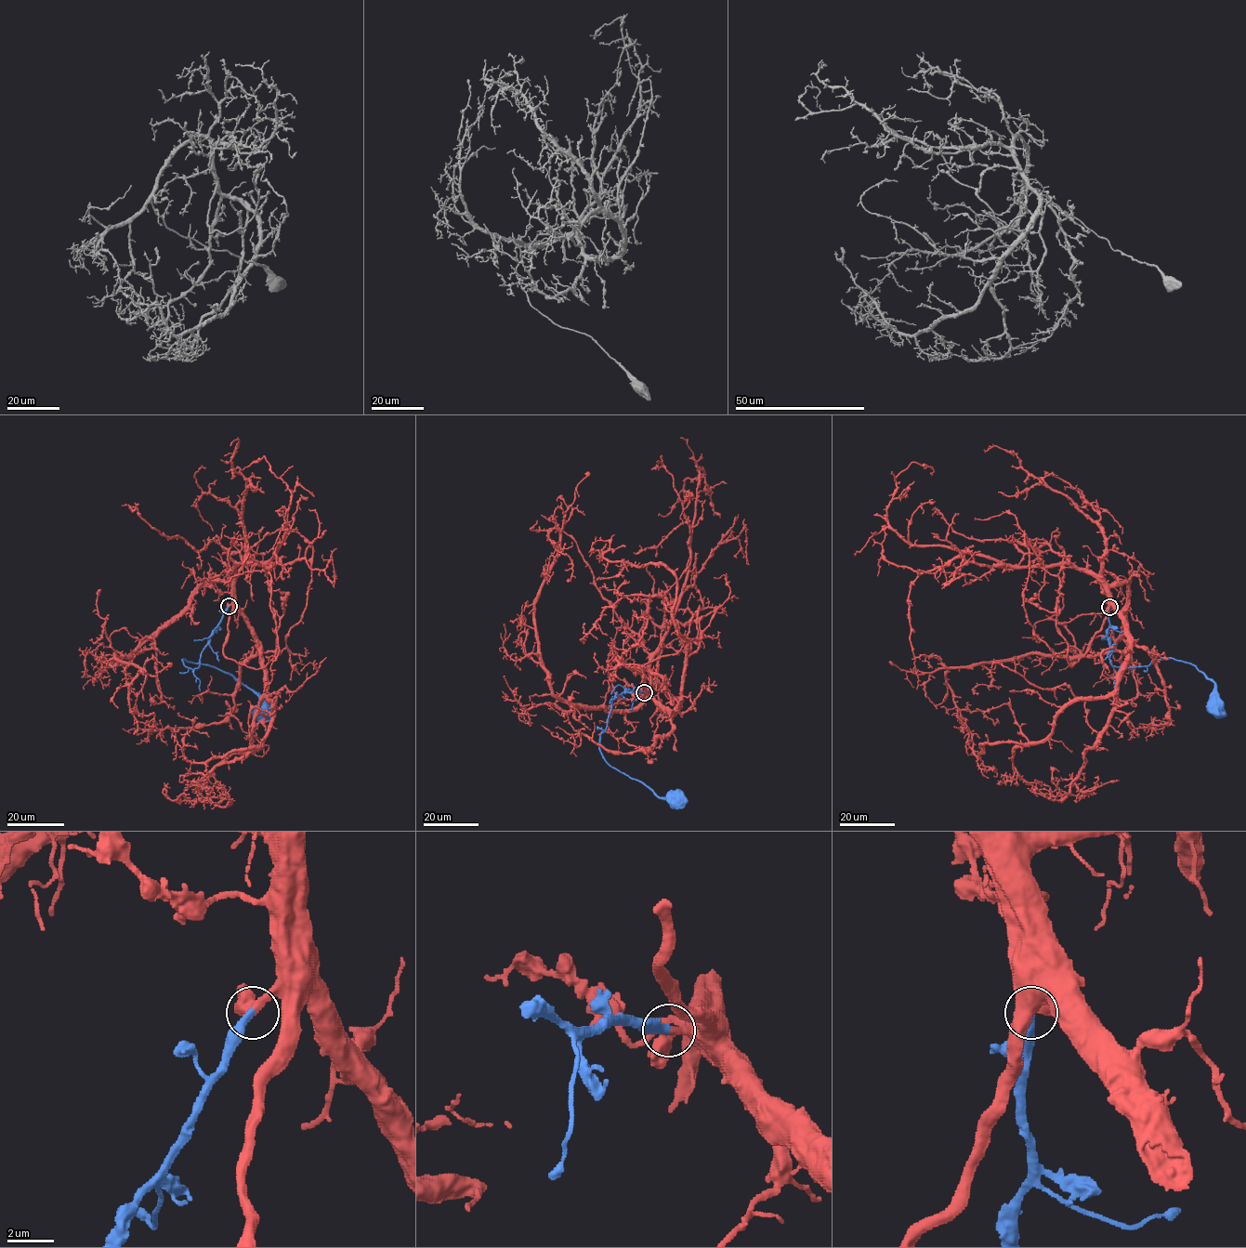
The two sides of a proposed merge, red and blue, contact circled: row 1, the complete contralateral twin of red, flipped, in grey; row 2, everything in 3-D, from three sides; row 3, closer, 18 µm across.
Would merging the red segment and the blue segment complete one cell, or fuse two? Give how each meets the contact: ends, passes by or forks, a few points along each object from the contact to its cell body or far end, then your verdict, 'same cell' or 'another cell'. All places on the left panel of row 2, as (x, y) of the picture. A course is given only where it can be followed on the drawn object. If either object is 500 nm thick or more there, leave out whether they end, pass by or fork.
red passes by; blue ends; course red (229, 606), (232, 587), (205, 582), (130, 655), (115, 654), (140, 668), (129, 708), (153, 714), (150, 721); course blue (229, 606), (203, 651), (199, 666), (194, 669), (183, 664), (183, 659), (230, 674), (260, 696), (268, 710); same cell

